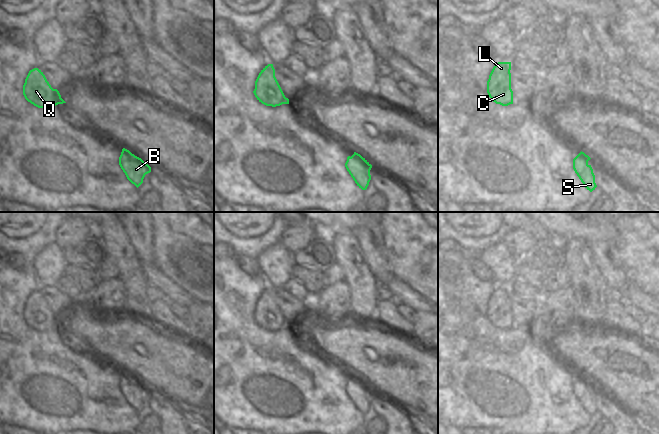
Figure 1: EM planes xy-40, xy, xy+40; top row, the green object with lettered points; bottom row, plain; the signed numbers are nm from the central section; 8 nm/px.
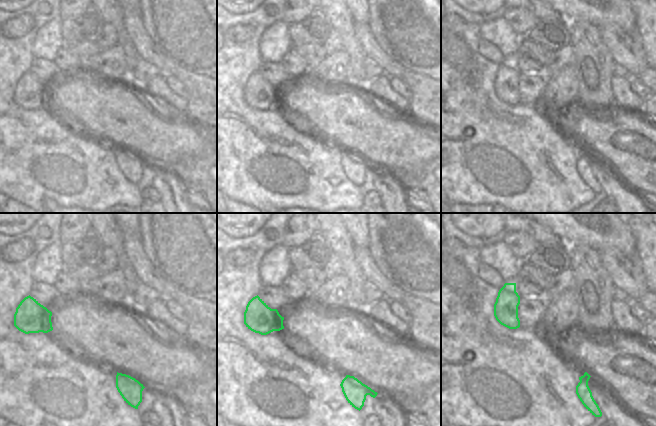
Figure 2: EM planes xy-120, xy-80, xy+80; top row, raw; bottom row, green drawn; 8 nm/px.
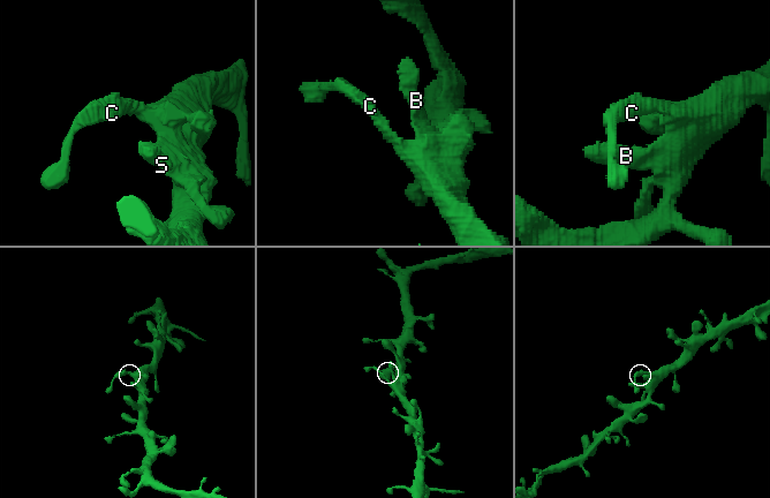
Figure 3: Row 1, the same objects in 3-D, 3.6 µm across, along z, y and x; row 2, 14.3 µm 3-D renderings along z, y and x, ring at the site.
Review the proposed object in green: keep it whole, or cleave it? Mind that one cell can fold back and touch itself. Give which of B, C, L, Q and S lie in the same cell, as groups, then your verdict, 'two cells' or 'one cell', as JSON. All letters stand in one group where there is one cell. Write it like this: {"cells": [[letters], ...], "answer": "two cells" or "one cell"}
{"cells": [["B", "C", "L", "Q", "S"]], "answer": "one cell"}

